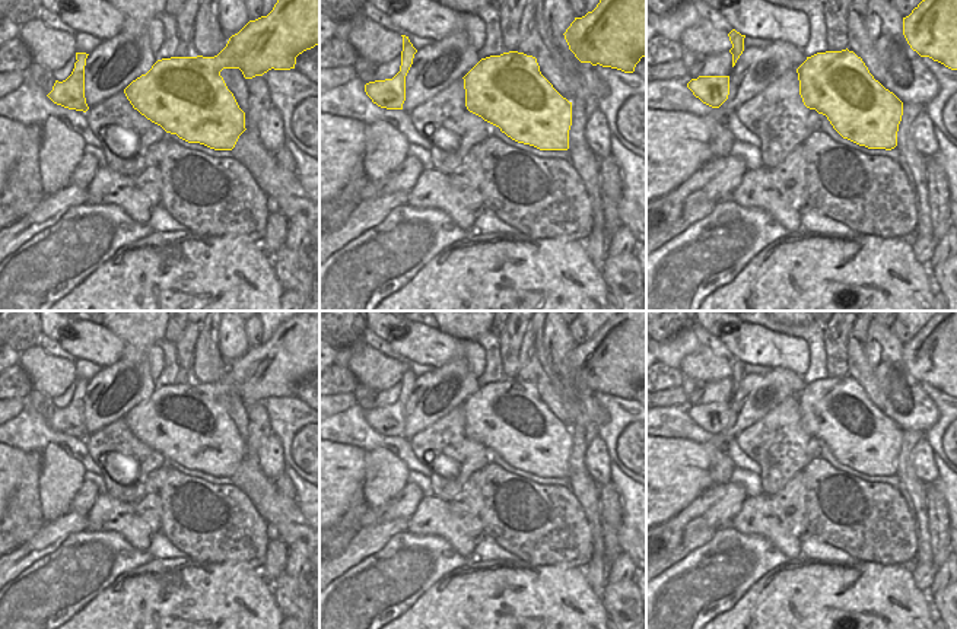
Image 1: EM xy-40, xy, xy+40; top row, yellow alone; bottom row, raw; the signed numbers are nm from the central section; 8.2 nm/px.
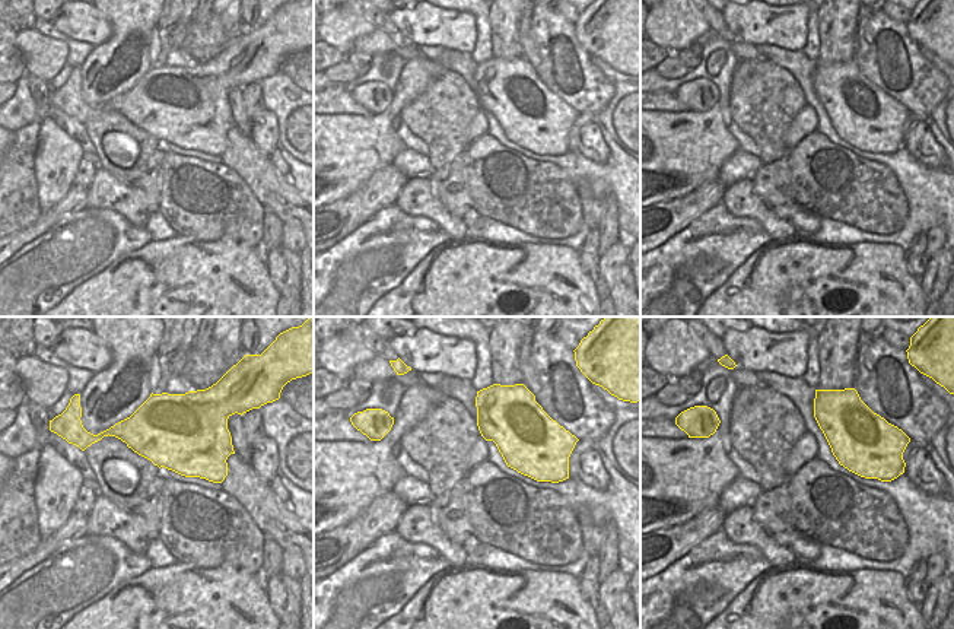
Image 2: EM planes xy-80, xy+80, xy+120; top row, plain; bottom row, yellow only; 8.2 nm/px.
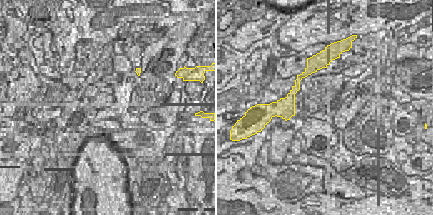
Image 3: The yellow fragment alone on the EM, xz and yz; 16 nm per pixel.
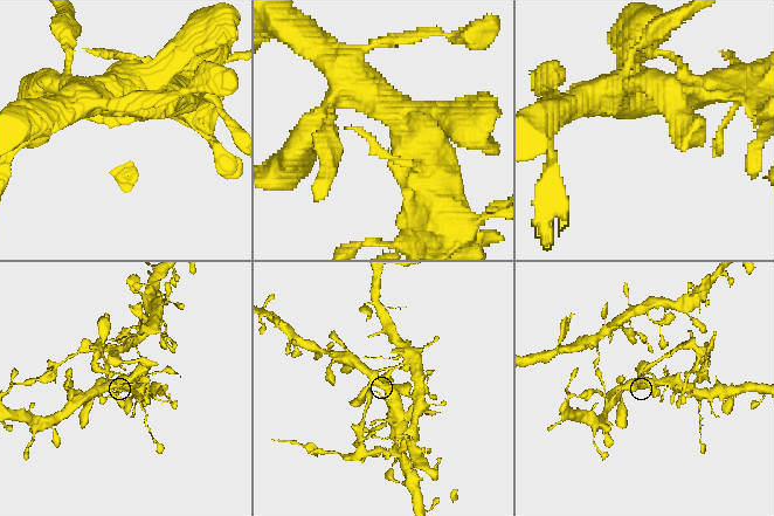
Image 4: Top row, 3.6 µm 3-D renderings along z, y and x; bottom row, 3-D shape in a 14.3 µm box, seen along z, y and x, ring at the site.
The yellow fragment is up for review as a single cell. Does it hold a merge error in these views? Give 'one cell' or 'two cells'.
two cells

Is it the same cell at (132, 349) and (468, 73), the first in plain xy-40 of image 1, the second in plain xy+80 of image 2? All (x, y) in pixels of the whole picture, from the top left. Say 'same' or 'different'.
different

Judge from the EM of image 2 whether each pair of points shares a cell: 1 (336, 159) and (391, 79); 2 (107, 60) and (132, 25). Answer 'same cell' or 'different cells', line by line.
1: different cells
2: same cell

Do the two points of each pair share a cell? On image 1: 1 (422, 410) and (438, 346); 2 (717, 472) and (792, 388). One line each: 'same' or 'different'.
1: different
2: different

